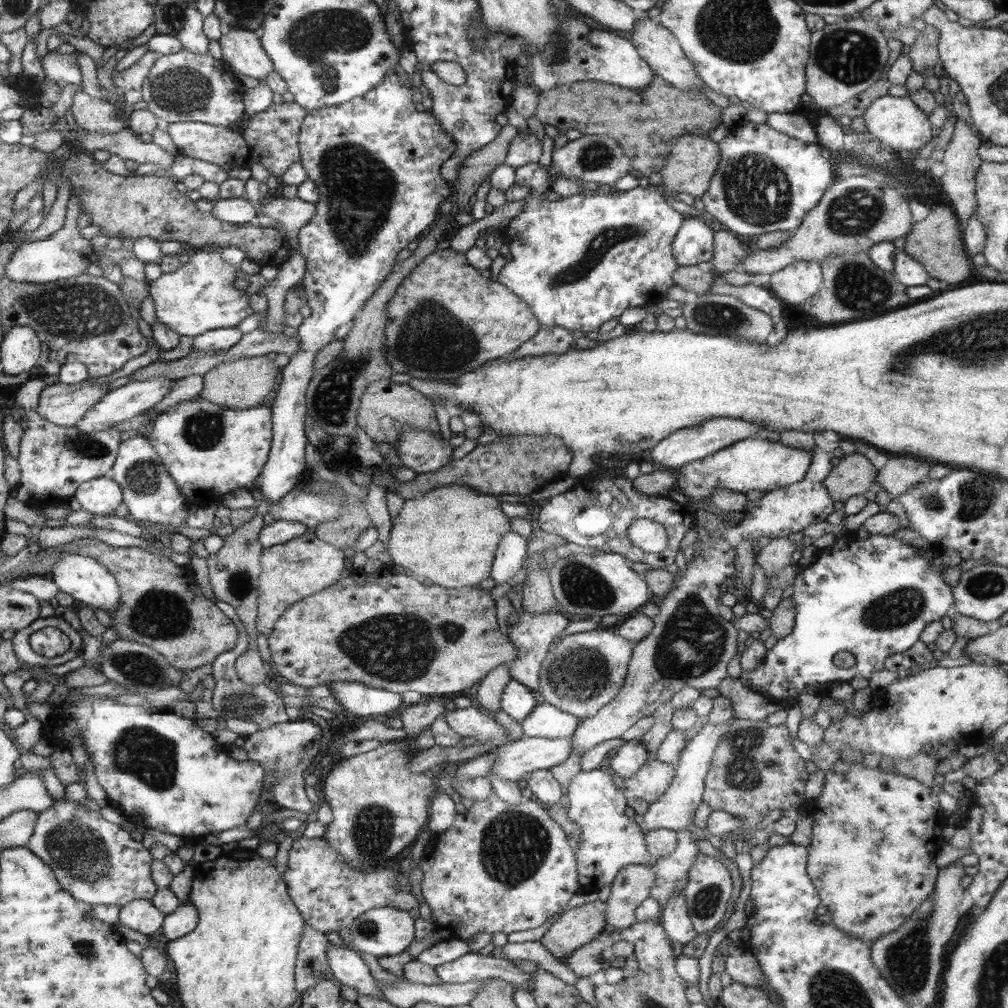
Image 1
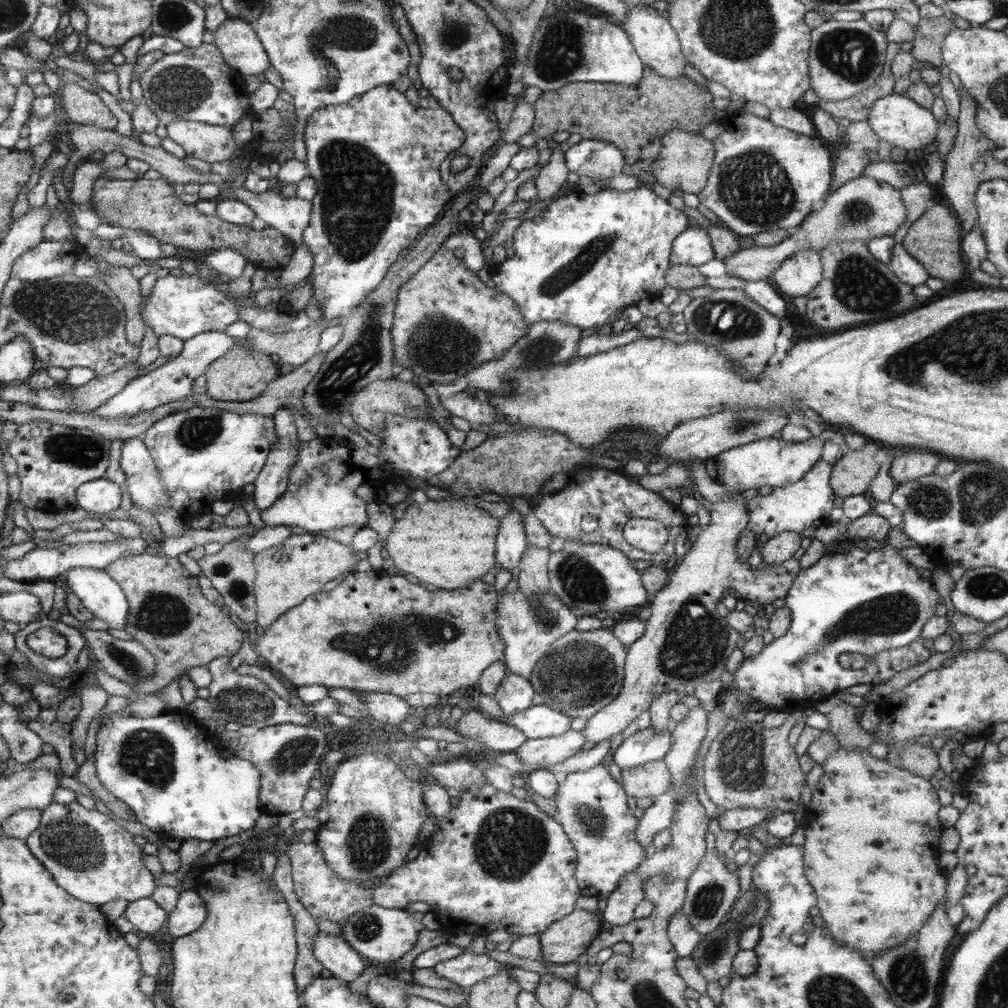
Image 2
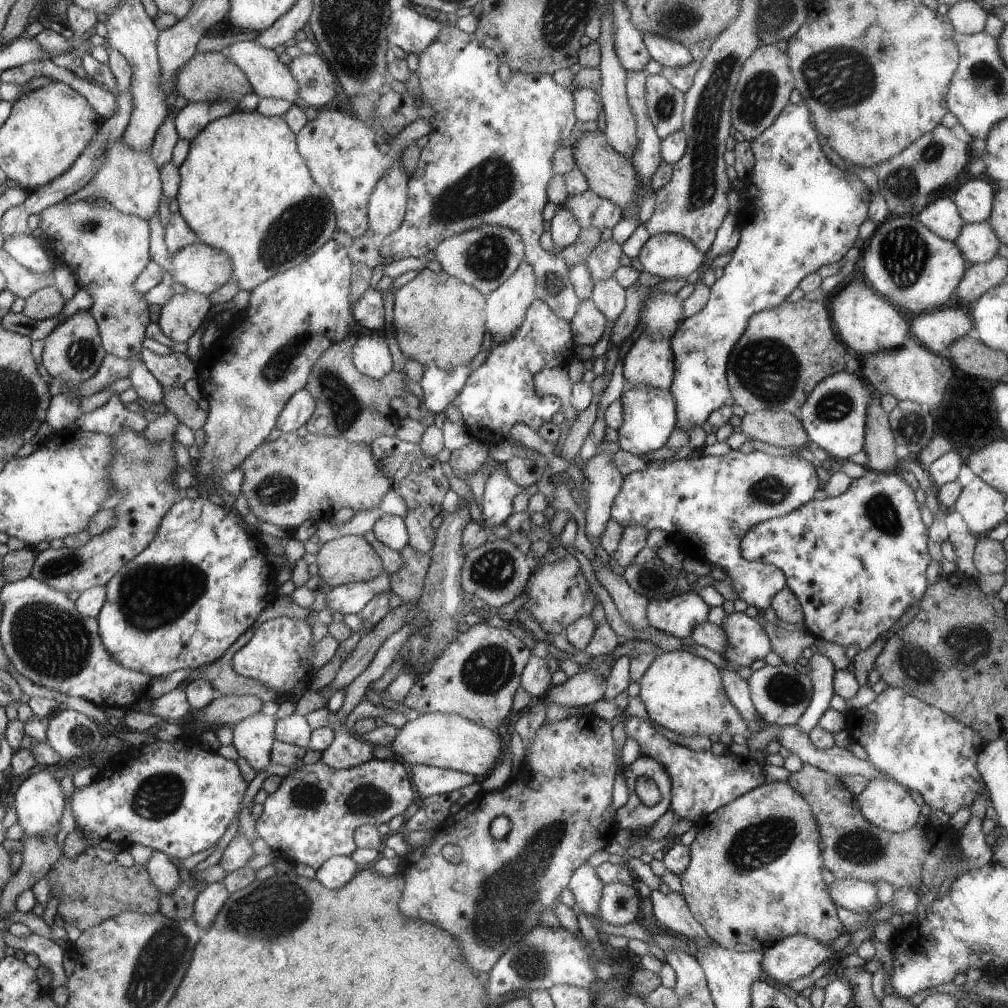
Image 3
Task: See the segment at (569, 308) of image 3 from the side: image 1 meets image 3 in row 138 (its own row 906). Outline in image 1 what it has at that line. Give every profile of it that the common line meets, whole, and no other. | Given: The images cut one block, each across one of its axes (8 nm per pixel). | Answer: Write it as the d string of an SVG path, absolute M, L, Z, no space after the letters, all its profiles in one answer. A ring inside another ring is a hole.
M493 793L489 796L488 800L481 800L475 802L472 807L467 808L468 812L464 814L457 814L455 823L451 826L450 830L444 832L436 832L432 834L430 842L428 843L428 850L426 854L421 856L418 868L422 870L423 879L420 882L424 900L428 903L431 910L431 916L428 919L420 917L415 920L415 942L408 948L408 954L412 958L418 957L420 952L438 945L440 942L452 941L455 939L464 940L468 942L471 937L475 937L478 933L497 933L502 932L509 935L513 932L522 932L530 929L540 927L547 918L568 910L568 901L574 894L582 889L579 874L577 871L577 856L575 855L575 848L567 836L568 828L563 828L559 825L553 817L549 815L547 808L544 807L538 800L534 798L518 804L508 804L500 797Z

